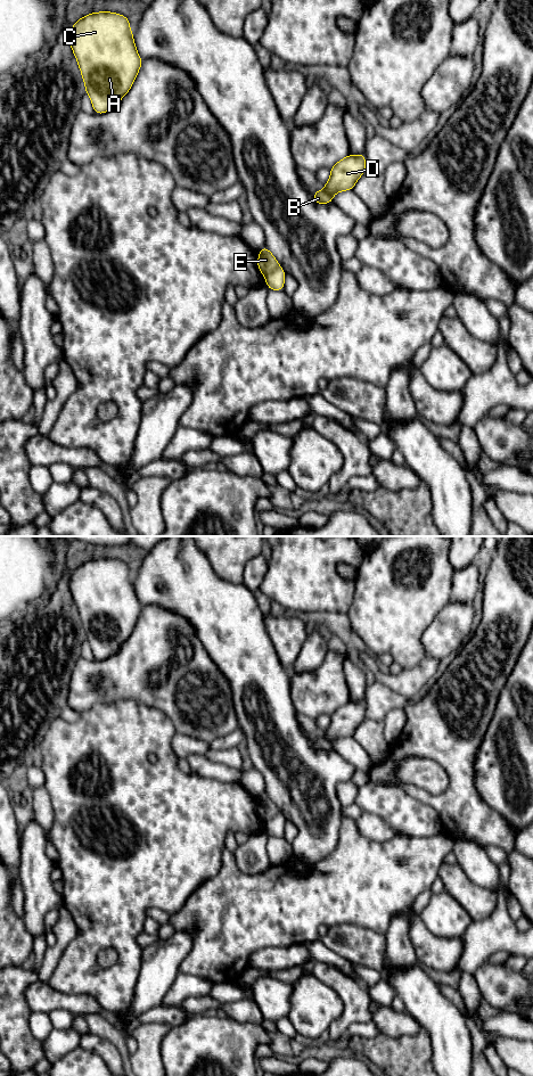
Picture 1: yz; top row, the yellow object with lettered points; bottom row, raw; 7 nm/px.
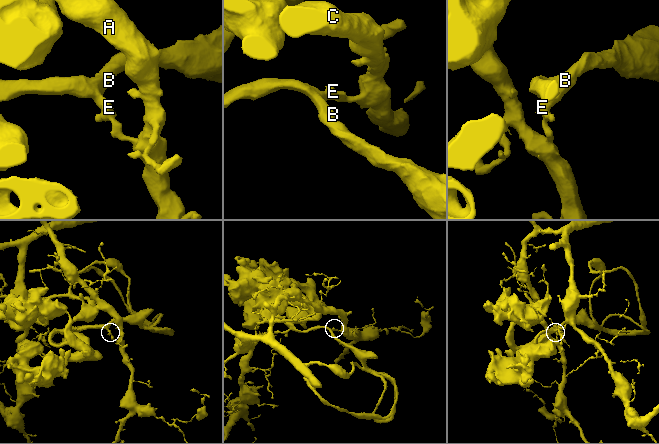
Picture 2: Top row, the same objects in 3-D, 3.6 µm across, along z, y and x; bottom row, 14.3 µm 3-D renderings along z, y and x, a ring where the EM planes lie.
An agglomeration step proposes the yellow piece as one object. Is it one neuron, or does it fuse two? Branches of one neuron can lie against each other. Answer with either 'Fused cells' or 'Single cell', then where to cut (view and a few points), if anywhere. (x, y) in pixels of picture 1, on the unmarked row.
Fused cells. Split along yz (279, 813), (264, 822)

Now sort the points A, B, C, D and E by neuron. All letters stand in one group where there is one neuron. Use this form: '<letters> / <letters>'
A C / B D E

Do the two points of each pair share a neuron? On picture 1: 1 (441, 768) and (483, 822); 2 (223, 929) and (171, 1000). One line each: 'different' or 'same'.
1: same
2: different

